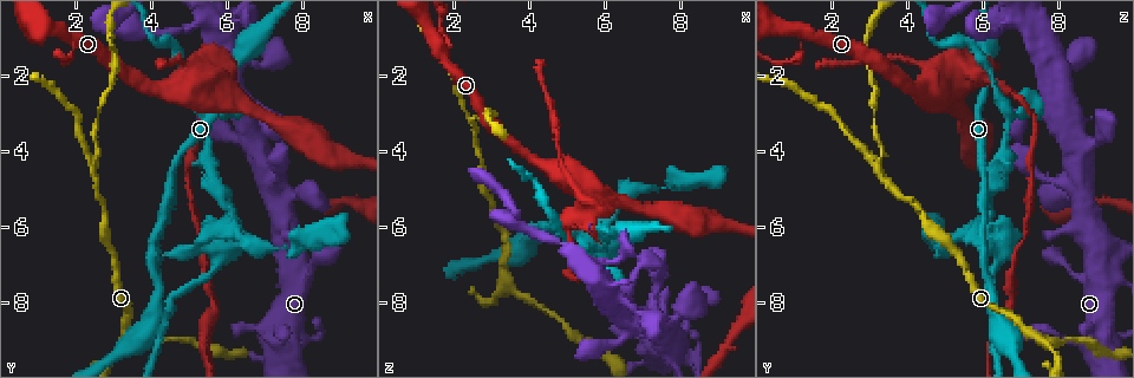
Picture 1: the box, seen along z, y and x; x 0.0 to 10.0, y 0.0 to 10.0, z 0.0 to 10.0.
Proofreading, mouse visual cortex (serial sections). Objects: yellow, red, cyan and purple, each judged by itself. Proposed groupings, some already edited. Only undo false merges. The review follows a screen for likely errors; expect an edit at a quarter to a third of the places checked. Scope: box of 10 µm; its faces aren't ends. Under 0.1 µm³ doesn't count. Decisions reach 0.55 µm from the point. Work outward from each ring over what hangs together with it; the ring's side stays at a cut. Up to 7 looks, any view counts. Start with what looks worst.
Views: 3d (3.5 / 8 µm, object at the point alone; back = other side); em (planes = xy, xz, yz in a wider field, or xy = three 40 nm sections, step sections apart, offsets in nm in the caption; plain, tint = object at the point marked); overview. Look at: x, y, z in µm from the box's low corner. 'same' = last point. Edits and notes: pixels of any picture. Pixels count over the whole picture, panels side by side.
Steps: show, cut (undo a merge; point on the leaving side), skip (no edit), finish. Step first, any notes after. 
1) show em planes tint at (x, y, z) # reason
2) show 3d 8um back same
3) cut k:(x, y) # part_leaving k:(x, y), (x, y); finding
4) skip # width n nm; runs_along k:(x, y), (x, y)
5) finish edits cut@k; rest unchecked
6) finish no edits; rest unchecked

show 3d 8um at (2.45, 4.55, 3.30) # side arm on a straight run

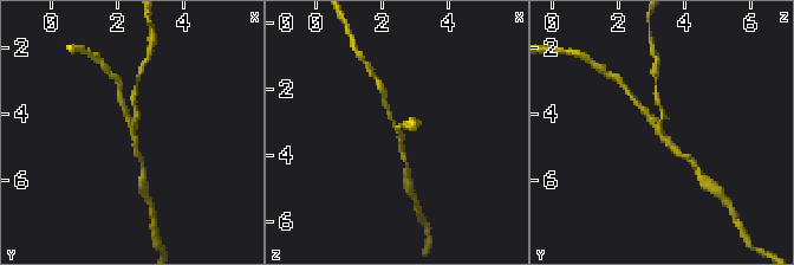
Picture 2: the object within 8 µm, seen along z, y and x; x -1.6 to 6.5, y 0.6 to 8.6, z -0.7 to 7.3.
show em xy step 2 tint same # arms 3; arm_widths 100, 150, 150 nm; shape alone is not enough

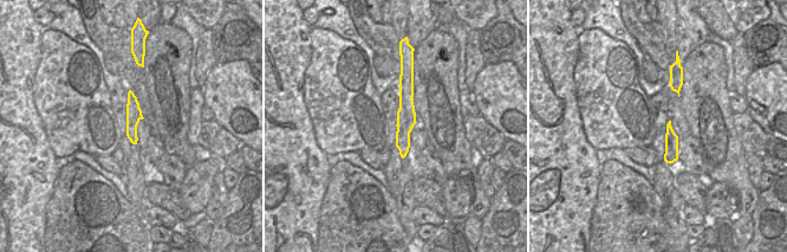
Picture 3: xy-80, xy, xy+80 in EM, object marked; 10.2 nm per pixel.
cut 2:(657, 99) # width 190 nm; part_leaving 2:(661, 121), (655, 75); two cells meet here

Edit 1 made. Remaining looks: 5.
show 3d 3.5um at (4.15, 6.35, 5.95) # sharp bend

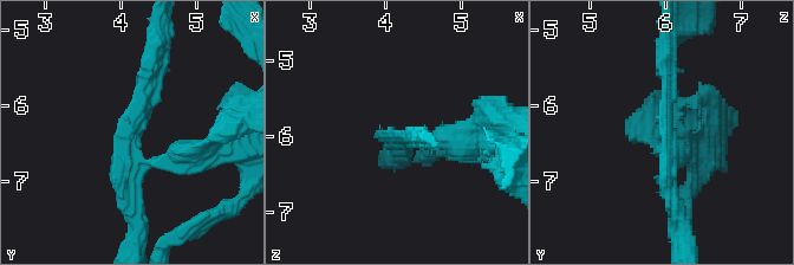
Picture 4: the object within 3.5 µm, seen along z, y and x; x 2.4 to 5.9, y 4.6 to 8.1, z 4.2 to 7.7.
show em planes tint at (4.10, 6.40, 6.05) # now the EM

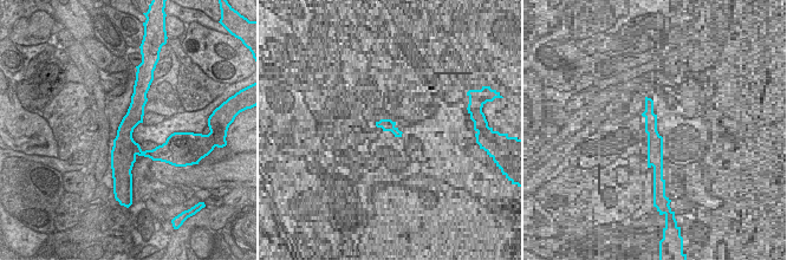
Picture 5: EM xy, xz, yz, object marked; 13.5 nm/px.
skip # arm_widths 150, 200, 200 nm; runs_along 4:(150, 60), (132, 159), (187, 155); continuous, no second cell

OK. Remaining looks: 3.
show 3d 8um at (3.50, 9.00, 7.55) # branch point

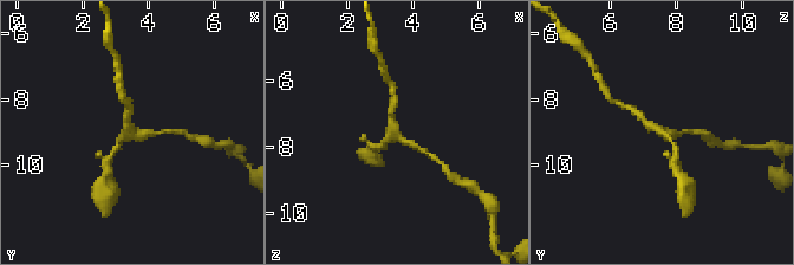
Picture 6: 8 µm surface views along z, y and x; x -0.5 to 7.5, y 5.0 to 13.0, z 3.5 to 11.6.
show em planes tint same # arms 3; arm_widths 150, 150, 200 nm

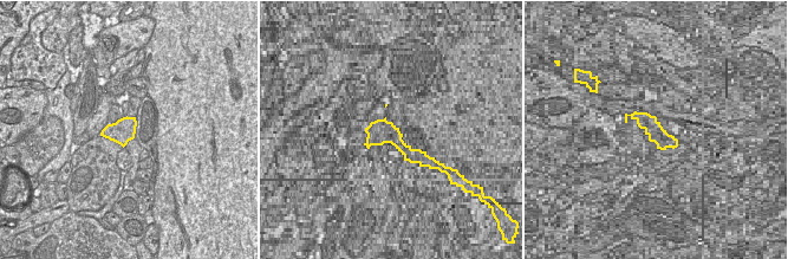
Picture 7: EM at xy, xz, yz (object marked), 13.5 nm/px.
skip # runs_along 6:(391, 109), (397, 136), (425, 153); all the same cell

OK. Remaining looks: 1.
finish edits cut@2; rest unchecked

